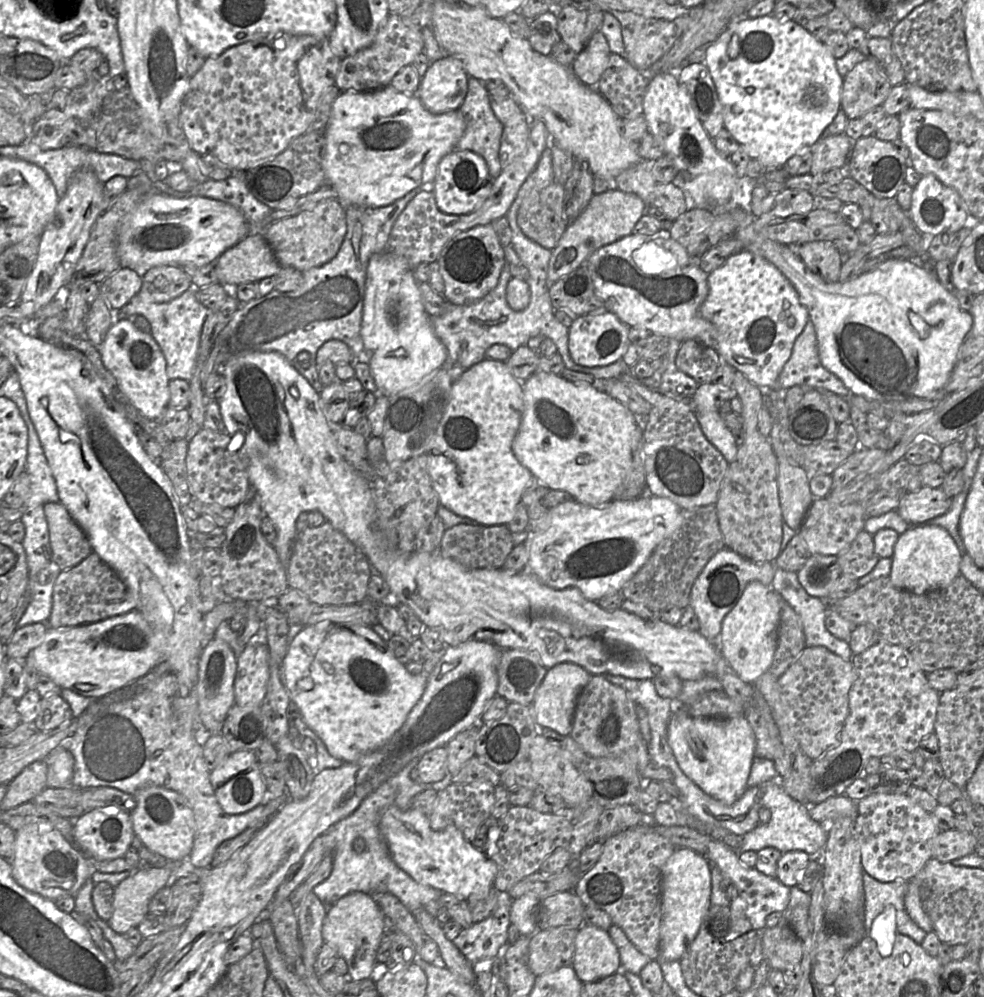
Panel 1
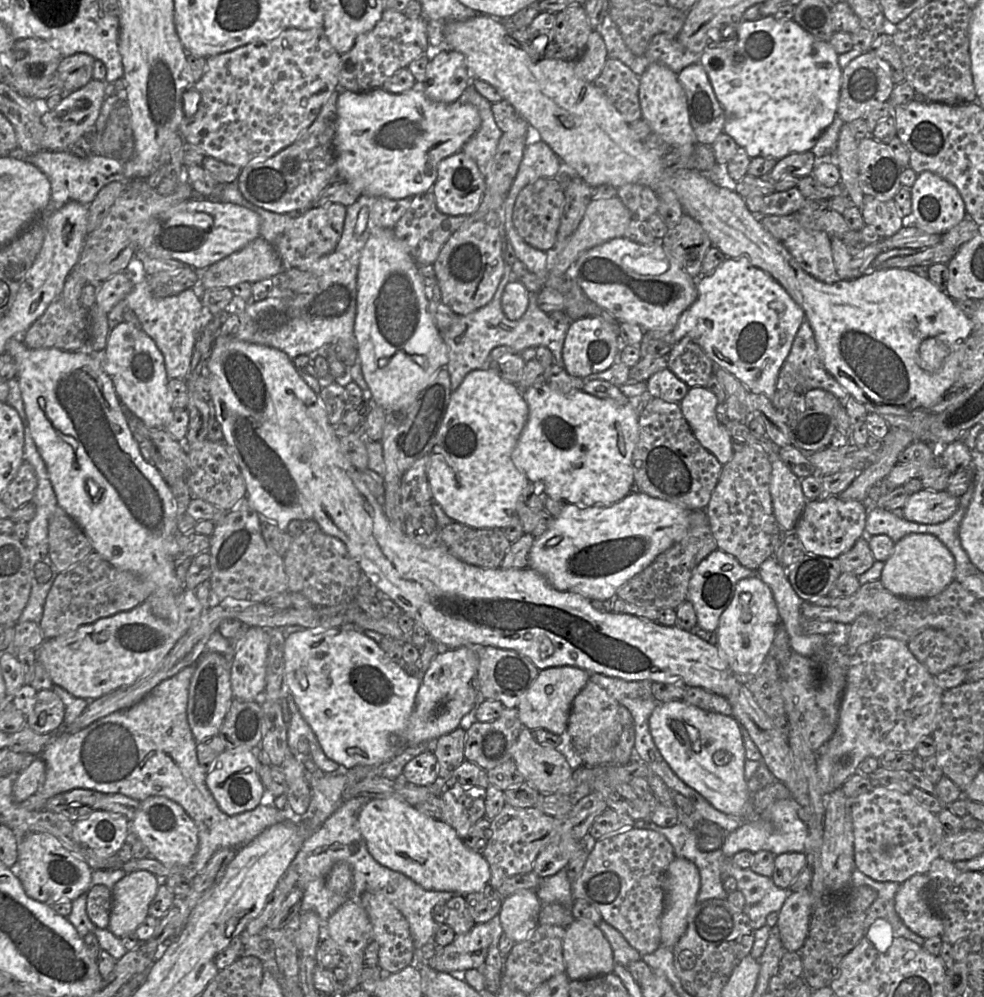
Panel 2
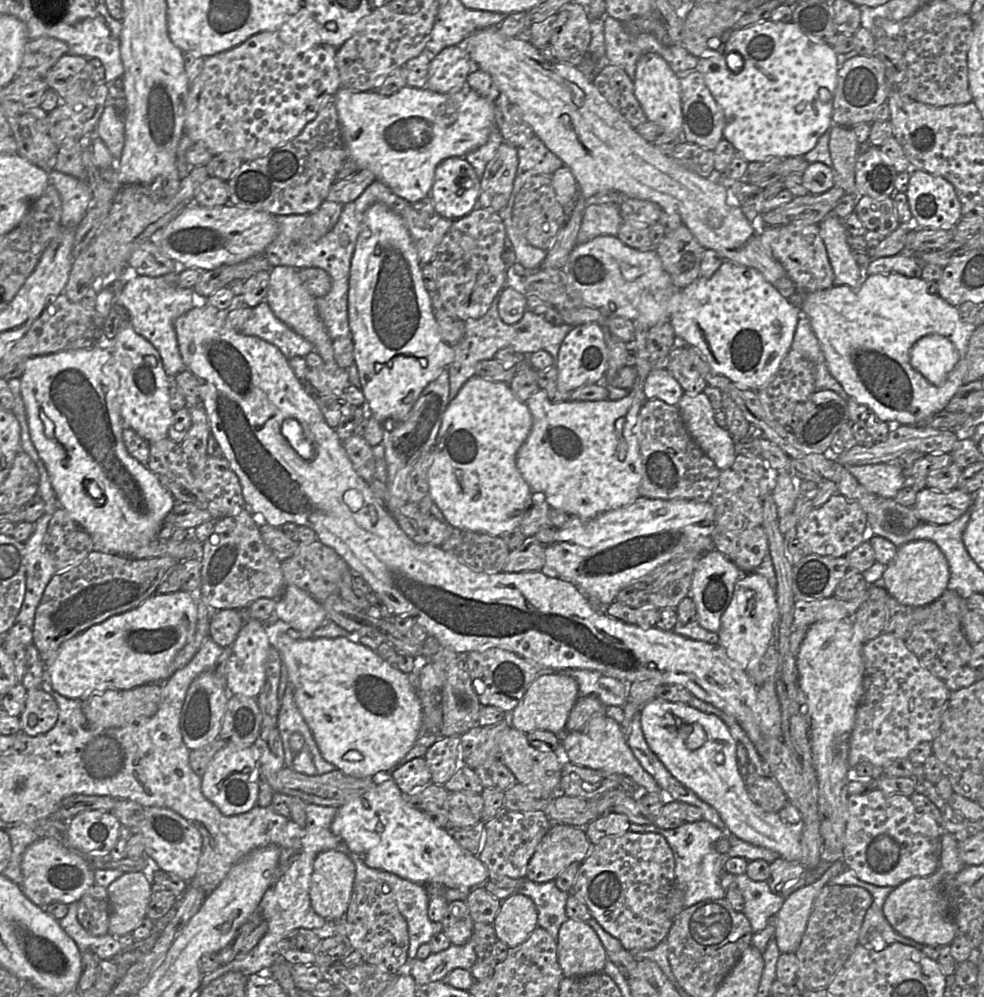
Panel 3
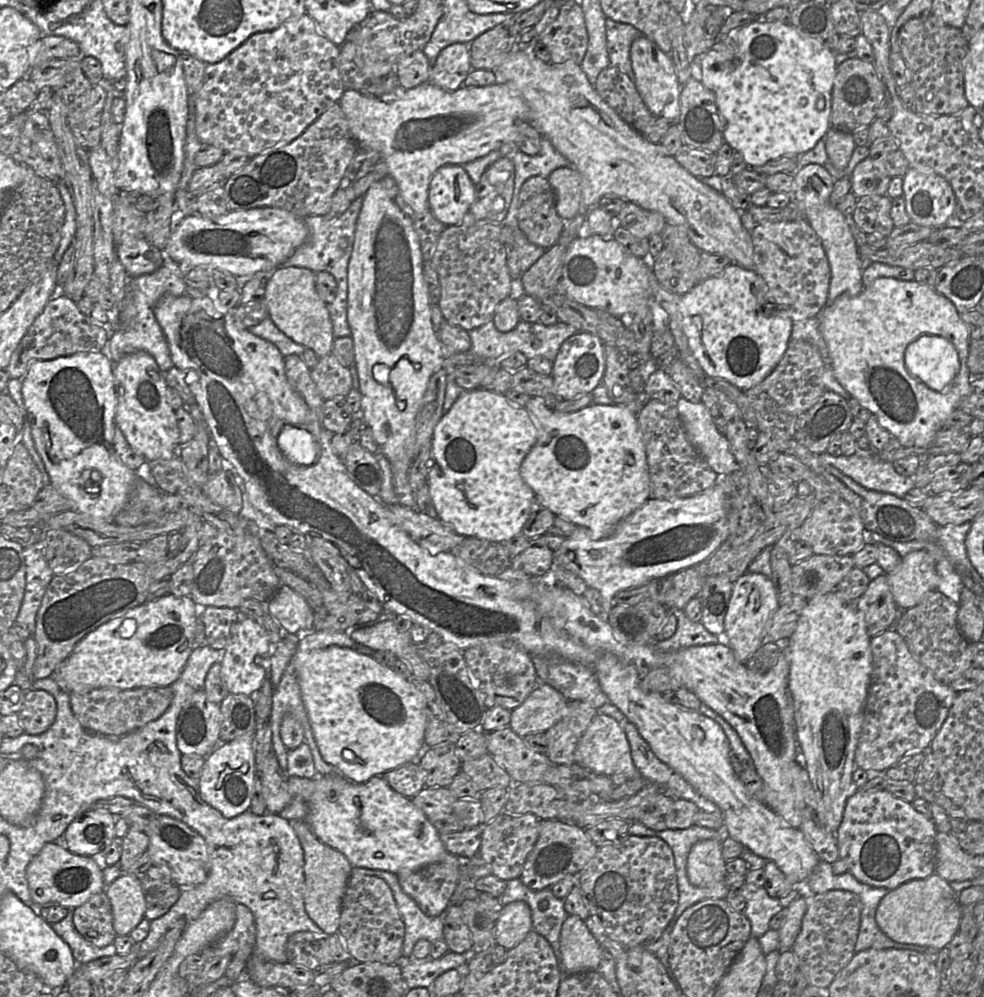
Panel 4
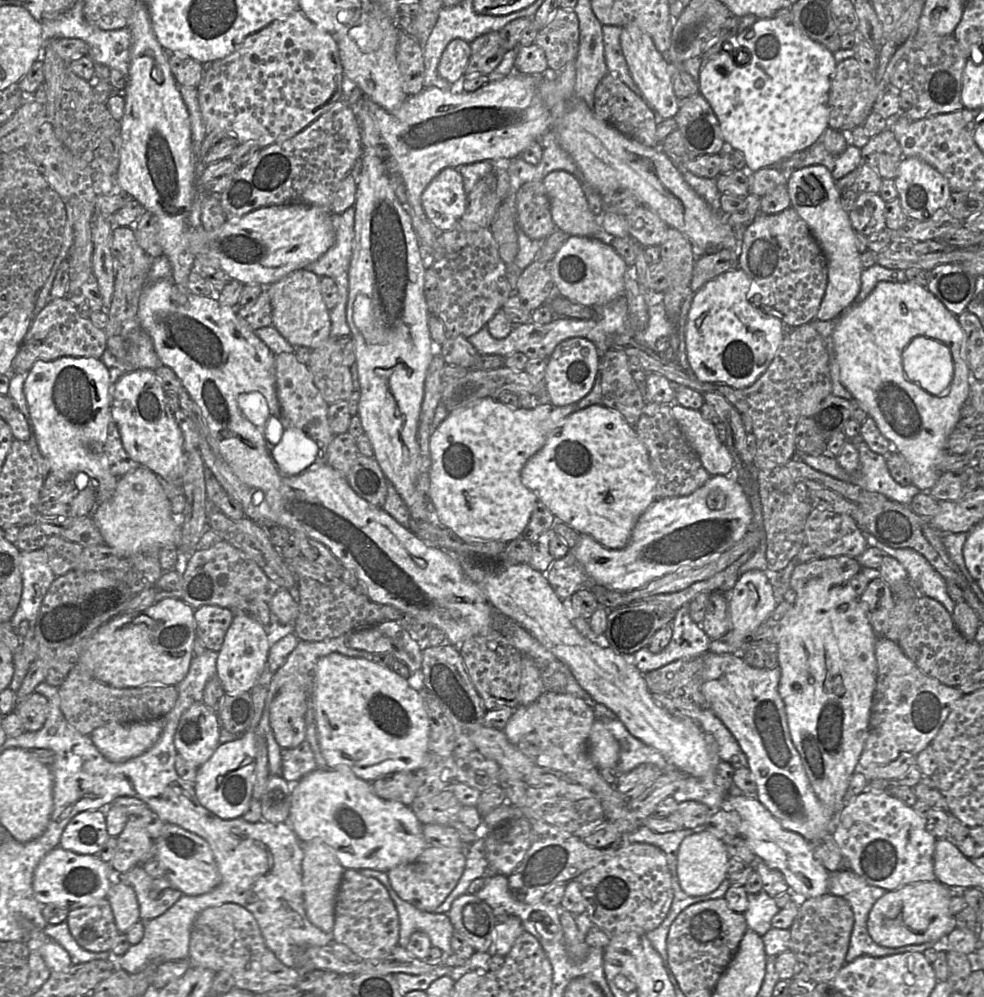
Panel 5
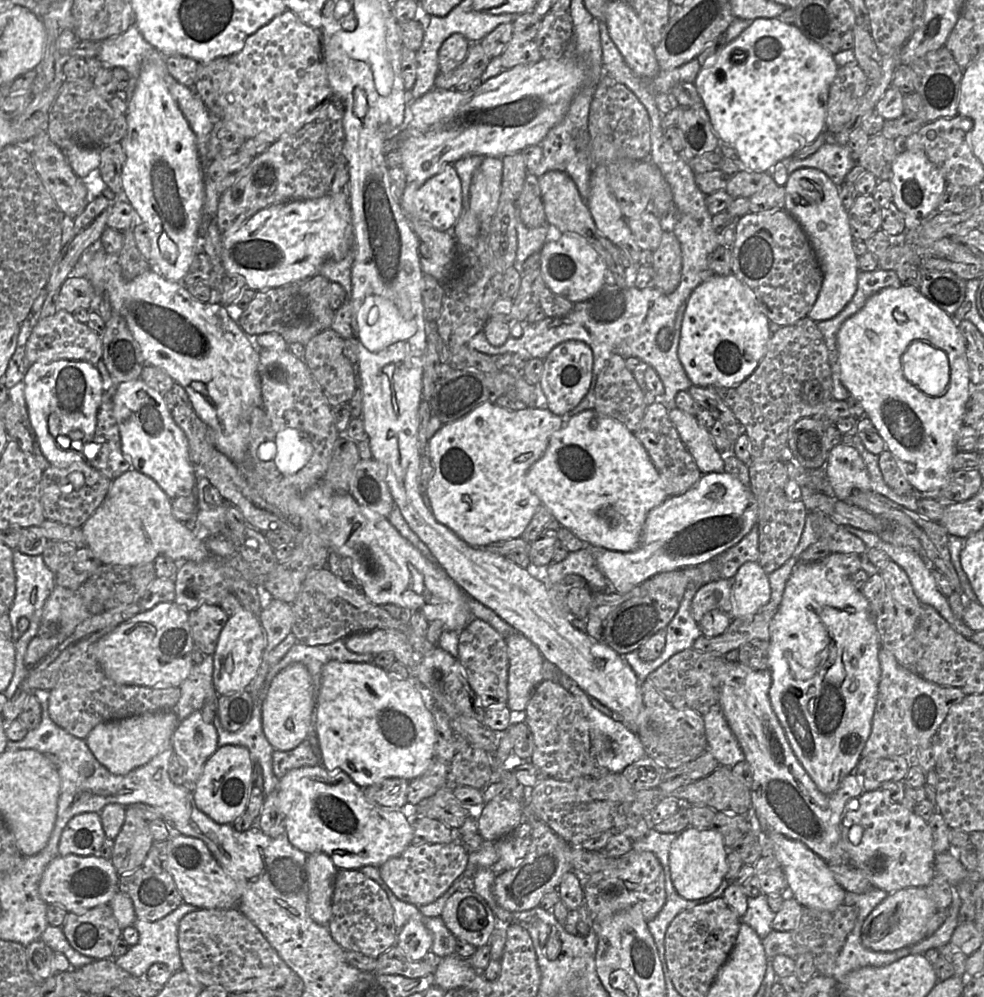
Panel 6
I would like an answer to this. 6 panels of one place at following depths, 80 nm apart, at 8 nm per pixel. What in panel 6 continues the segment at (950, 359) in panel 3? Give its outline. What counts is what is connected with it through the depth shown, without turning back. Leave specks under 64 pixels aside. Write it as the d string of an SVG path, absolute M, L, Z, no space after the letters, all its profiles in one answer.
M924 340L913 341L903 355L907 379L929 396L942 396L950 382L947 354Z

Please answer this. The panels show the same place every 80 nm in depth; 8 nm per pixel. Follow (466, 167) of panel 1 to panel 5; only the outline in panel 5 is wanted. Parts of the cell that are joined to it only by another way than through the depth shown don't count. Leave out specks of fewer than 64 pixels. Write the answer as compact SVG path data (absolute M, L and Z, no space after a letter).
M446 167L440 171L423 191L421 204L437 232L457 227L468 204L463 177L458 169Z

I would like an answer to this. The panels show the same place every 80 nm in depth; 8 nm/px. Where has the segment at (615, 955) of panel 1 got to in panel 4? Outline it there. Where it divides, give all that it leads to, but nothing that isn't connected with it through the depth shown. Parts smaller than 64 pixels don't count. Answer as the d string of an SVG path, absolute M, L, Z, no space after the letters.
M568 915L563 922L560 936L560 963L564 975L595 971L603 956L602 945L584 920Z

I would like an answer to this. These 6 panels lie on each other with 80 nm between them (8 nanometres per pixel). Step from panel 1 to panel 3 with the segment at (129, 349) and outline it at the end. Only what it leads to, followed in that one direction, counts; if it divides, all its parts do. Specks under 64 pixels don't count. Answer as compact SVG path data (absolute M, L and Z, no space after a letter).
M121 325L111 341L106 341L111 353L103 372L113 380L120 404L124 429L134 430L148 442L168 437L174 412L170 407L169 378L163 369L162 360L156 348L137 334L131 325Z

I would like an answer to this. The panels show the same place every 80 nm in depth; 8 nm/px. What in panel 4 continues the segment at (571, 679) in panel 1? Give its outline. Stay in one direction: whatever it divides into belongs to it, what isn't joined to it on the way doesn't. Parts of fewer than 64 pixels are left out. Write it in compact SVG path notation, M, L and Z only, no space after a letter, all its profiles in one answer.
M539 682L523 703L511 711L509 727L520 737L545 732L561 720L568 700L552 686Z

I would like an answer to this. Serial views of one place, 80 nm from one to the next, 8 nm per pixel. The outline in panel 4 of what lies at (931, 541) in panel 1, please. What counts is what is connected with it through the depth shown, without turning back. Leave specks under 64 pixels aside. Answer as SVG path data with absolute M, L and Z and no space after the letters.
M924 550L912 551L902 557L900 564L887 574L887 580L901 610L915 607L939 584L935 561Z

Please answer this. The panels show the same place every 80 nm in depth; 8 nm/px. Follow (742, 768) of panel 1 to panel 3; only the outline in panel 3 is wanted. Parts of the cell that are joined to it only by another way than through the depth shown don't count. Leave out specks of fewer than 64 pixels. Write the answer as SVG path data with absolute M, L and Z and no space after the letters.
M655 697L641 708L640 720L652 752L678 781L716 809L727 833L750 844L770 849L787 861L802 861L803 846L799 827L784 822L776 812L764 810L750 797L737 763L737 742L720 718L688 704Z

